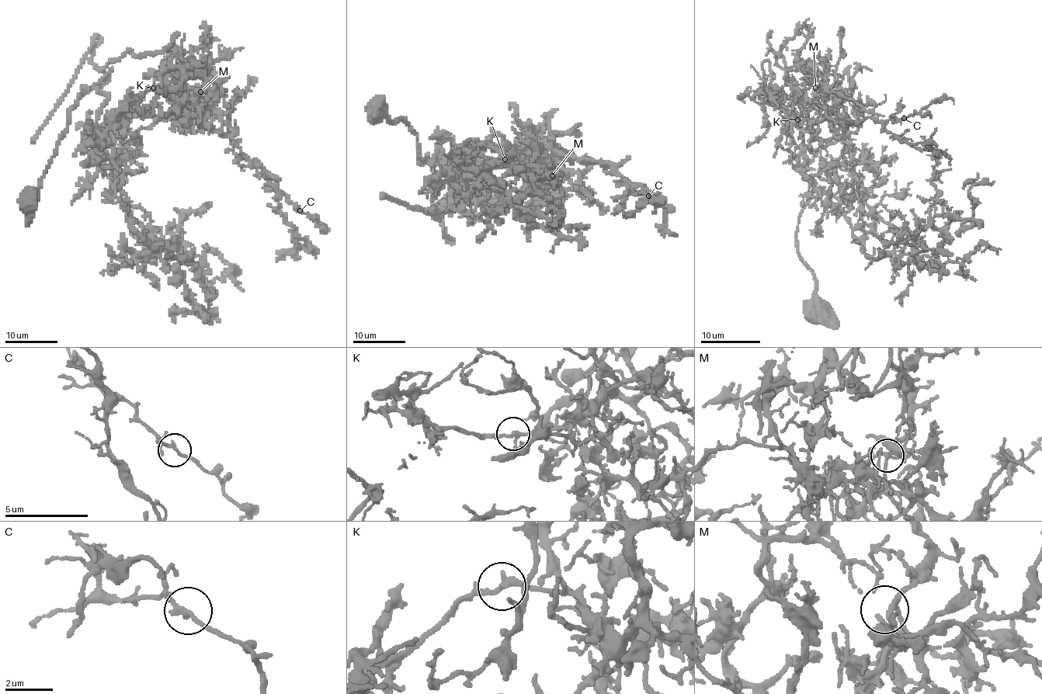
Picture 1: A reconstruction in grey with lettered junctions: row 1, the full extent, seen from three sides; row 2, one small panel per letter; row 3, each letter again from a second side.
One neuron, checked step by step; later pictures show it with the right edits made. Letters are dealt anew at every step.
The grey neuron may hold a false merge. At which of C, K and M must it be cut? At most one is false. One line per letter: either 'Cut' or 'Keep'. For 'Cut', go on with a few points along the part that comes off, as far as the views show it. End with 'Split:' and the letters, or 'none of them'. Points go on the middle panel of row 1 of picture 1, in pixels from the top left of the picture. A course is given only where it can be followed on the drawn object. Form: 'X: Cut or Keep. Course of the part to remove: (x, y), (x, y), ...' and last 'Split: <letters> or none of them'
C: Keep
K: Cut. Course of the part to remove: (504, 158), (533, 135), (527, 161), (510, 147), (453, 196), (451, 243), (423, 208), (381, 197)
M: Keep
Split: K

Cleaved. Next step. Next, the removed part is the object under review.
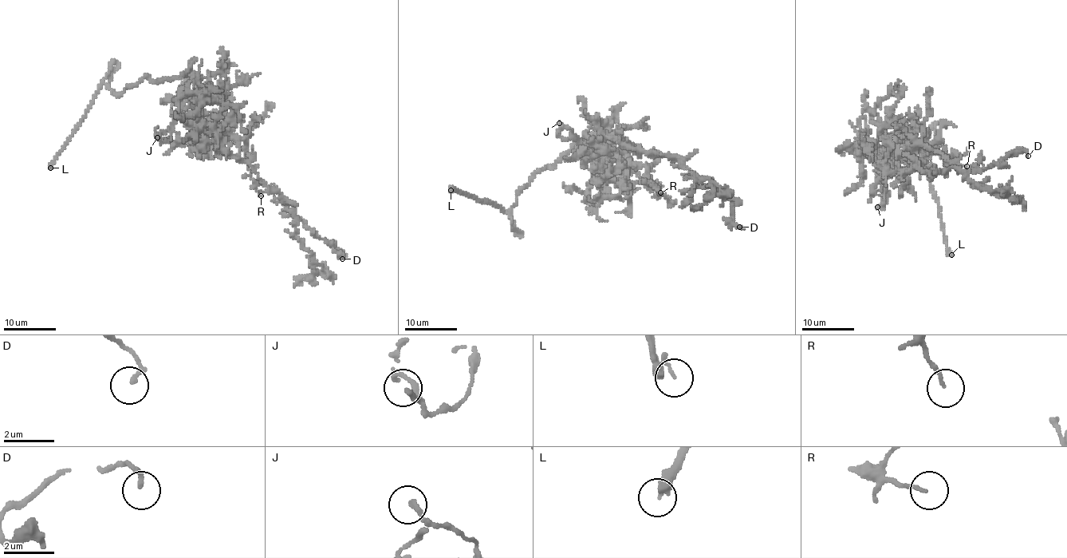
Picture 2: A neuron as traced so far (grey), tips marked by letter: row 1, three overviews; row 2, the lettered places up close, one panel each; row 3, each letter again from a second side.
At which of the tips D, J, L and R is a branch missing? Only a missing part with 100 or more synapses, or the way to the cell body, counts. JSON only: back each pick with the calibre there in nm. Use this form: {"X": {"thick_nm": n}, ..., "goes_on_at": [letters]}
{"L": {"thick_nm": 190}, "goes_on_at": ["L"]}

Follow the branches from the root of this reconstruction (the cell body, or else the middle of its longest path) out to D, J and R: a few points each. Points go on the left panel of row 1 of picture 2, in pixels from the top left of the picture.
D: (190, 69), (188, 91), (198, 96), (194, 100), (216, 141), (277, 189), (296, 220), (335, 243), (342, 259)
J: (190, 69), (188, 91), (194, 92), (178, 98), (171, 137), (163, 142), (157, 137)
R: (190, 69), (188, 91), (198, 96), (202, 112), (196, 129), (216, 117), (220, 128), (244, 139), (261, 195)

